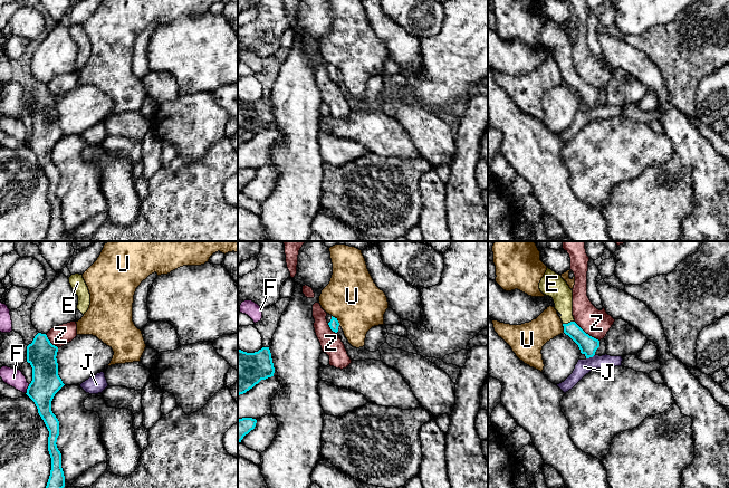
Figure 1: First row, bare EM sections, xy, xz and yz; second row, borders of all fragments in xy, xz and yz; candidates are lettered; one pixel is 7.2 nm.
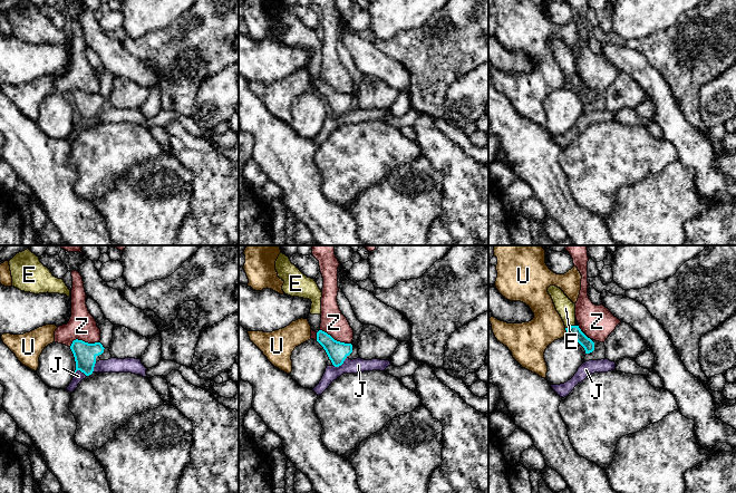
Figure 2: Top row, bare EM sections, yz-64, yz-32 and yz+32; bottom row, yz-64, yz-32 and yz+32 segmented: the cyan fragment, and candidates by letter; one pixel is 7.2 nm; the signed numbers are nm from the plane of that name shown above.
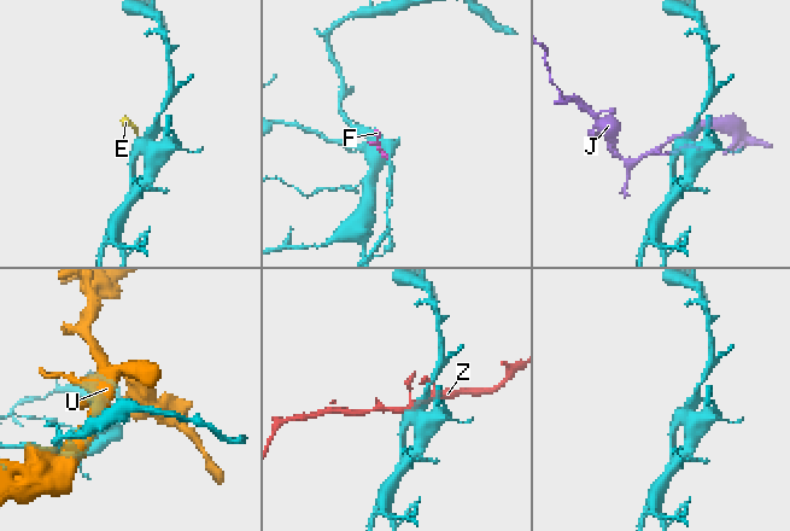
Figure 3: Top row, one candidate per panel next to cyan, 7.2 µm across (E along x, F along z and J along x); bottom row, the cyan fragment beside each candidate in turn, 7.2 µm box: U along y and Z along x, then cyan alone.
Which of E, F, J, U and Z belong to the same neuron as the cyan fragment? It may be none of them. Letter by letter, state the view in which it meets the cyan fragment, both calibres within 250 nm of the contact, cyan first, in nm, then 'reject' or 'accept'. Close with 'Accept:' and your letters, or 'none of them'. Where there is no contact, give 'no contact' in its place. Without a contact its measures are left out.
E: contact in yz; calibres 130 and 150 nm; accept
F: contact in xy; calibres 200 and 130 nm; reject
J: contact in yz; calibres 130 and 110 nm; reject
U: contact in xz; calibres 70 and 380 nm; reject
Z: contact in yz; calibres 130 and 200 nm; reject
Accept: E

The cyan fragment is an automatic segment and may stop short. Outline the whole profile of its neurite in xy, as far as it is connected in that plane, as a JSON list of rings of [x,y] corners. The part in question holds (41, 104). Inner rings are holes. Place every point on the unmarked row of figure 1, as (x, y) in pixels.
[[[38,83],[32,93],[27,96],[27,112],[32,117],[32,131],[26,144],[35,152],[49,181],[48,201],[51,208],[51,220],[45,241],[59,241],[65,237],[61,203],[56,194],[59,171],[51,161],[55,144],[65,135],[58,125],[57,102],[58,97],[41,83]]]

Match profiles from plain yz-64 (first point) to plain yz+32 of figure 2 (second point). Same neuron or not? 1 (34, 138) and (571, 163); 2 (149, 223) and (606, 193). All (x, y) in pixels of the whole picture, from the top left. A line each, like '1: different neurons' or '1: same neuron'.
1: different neurons
2: different neurons

